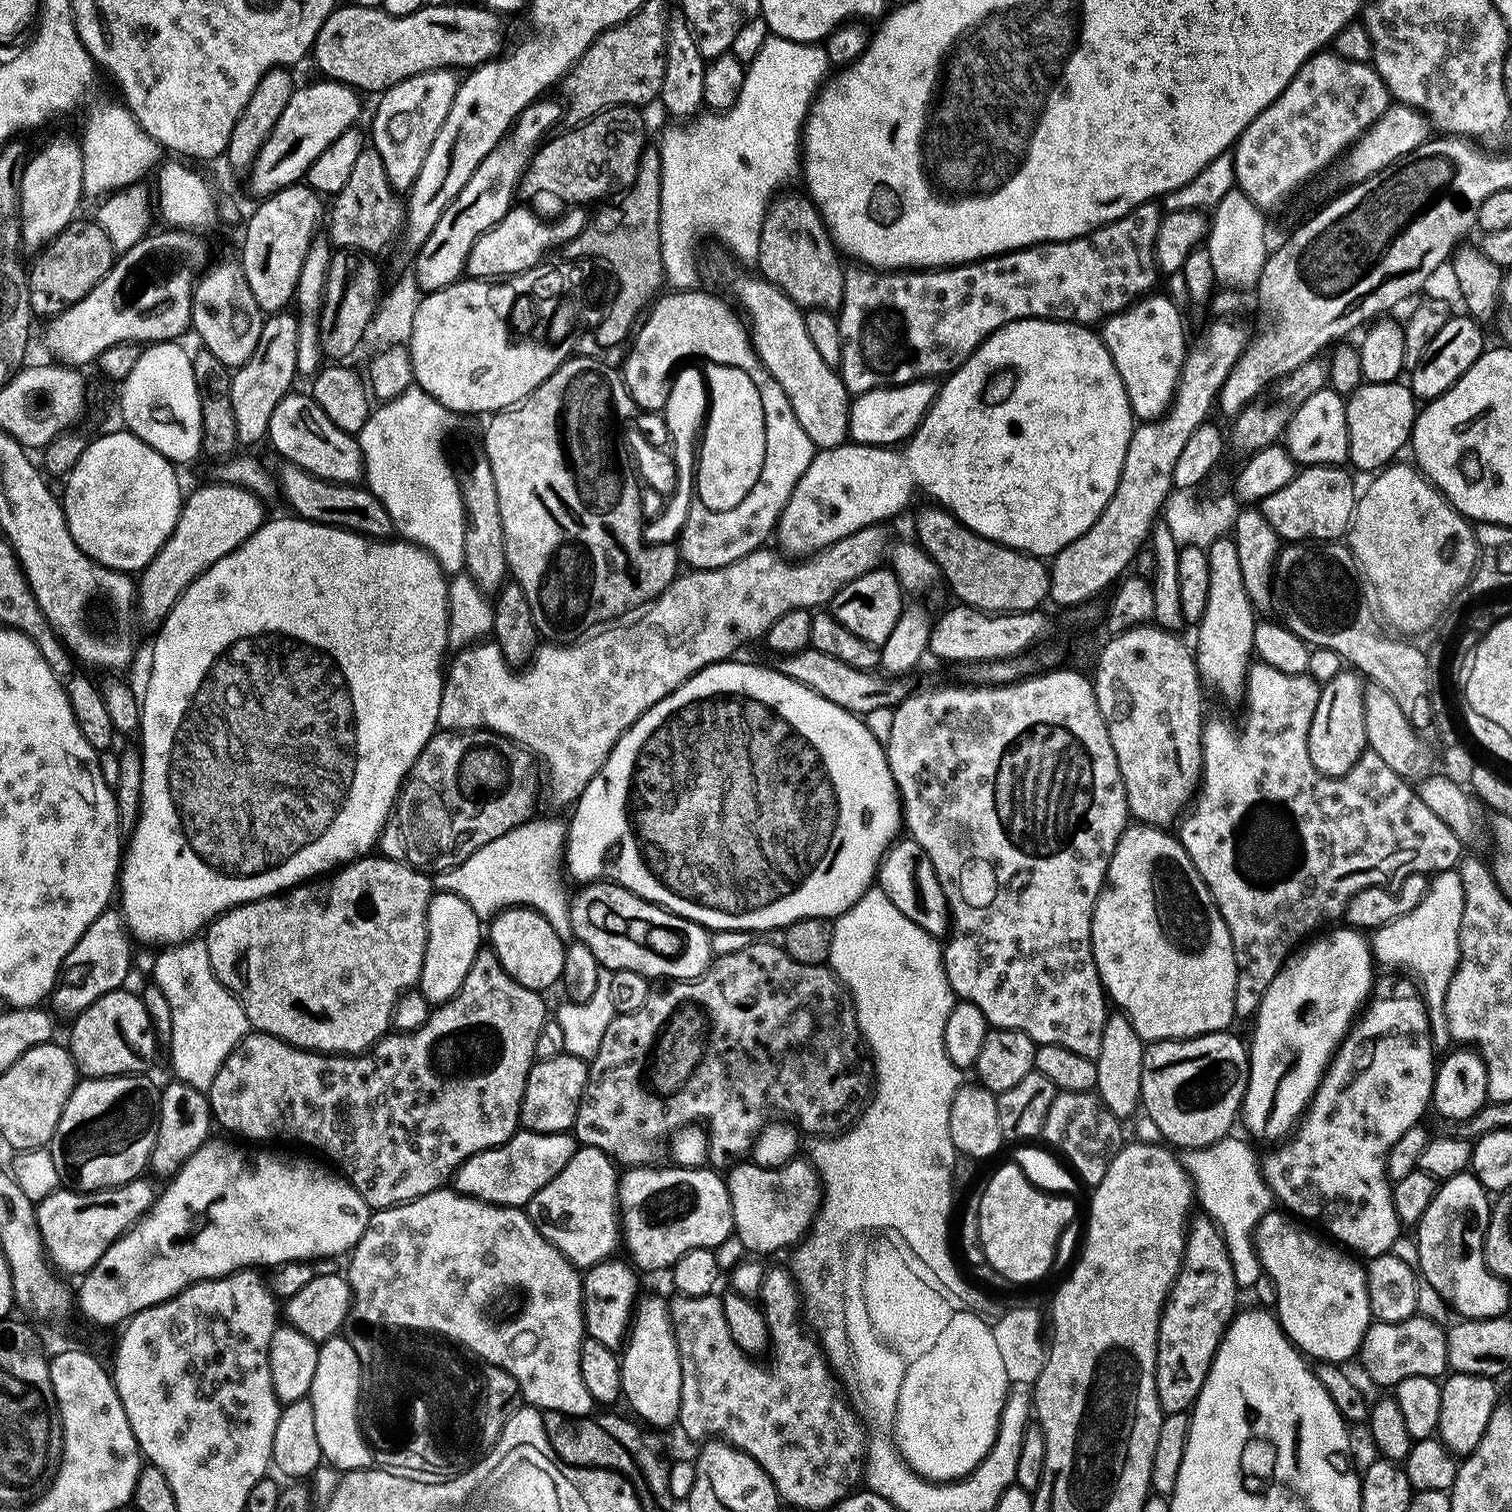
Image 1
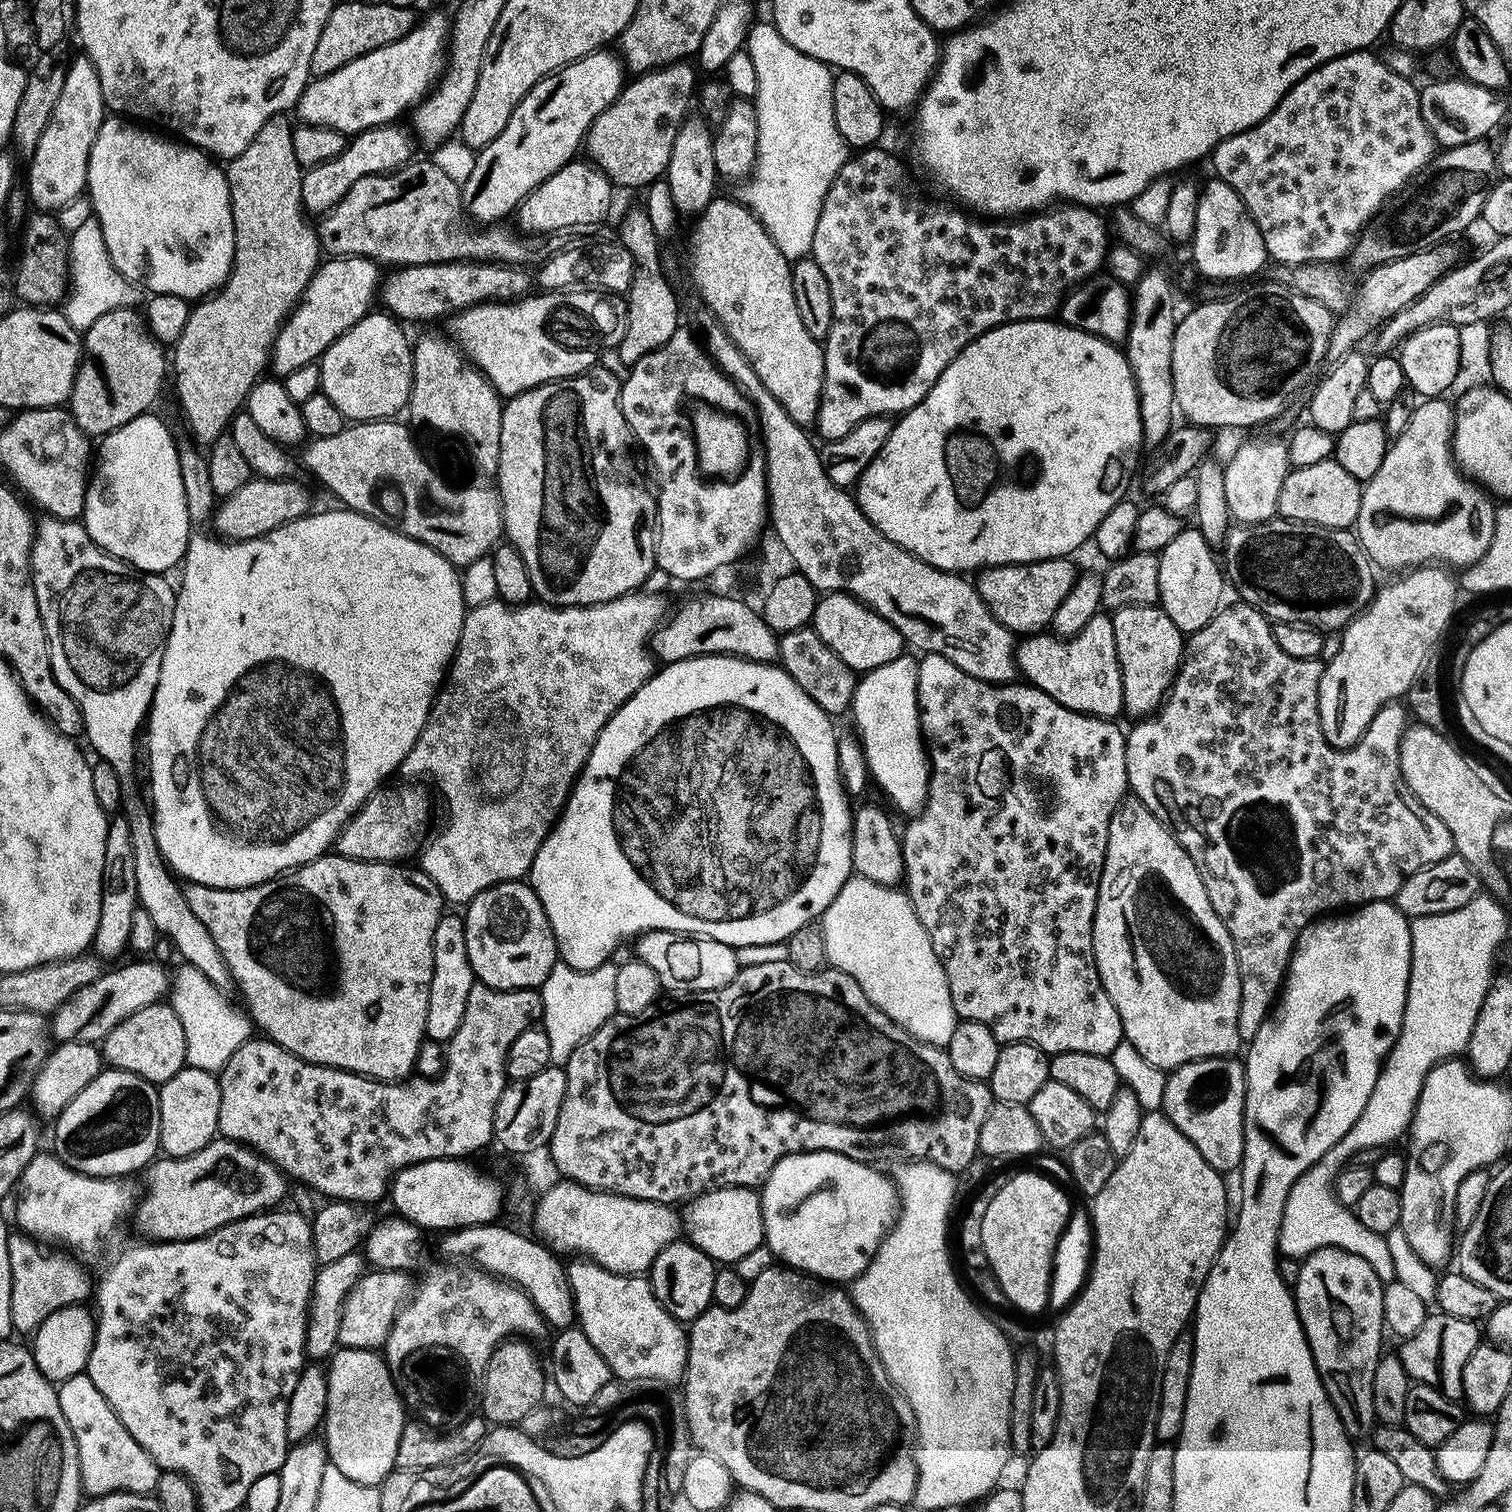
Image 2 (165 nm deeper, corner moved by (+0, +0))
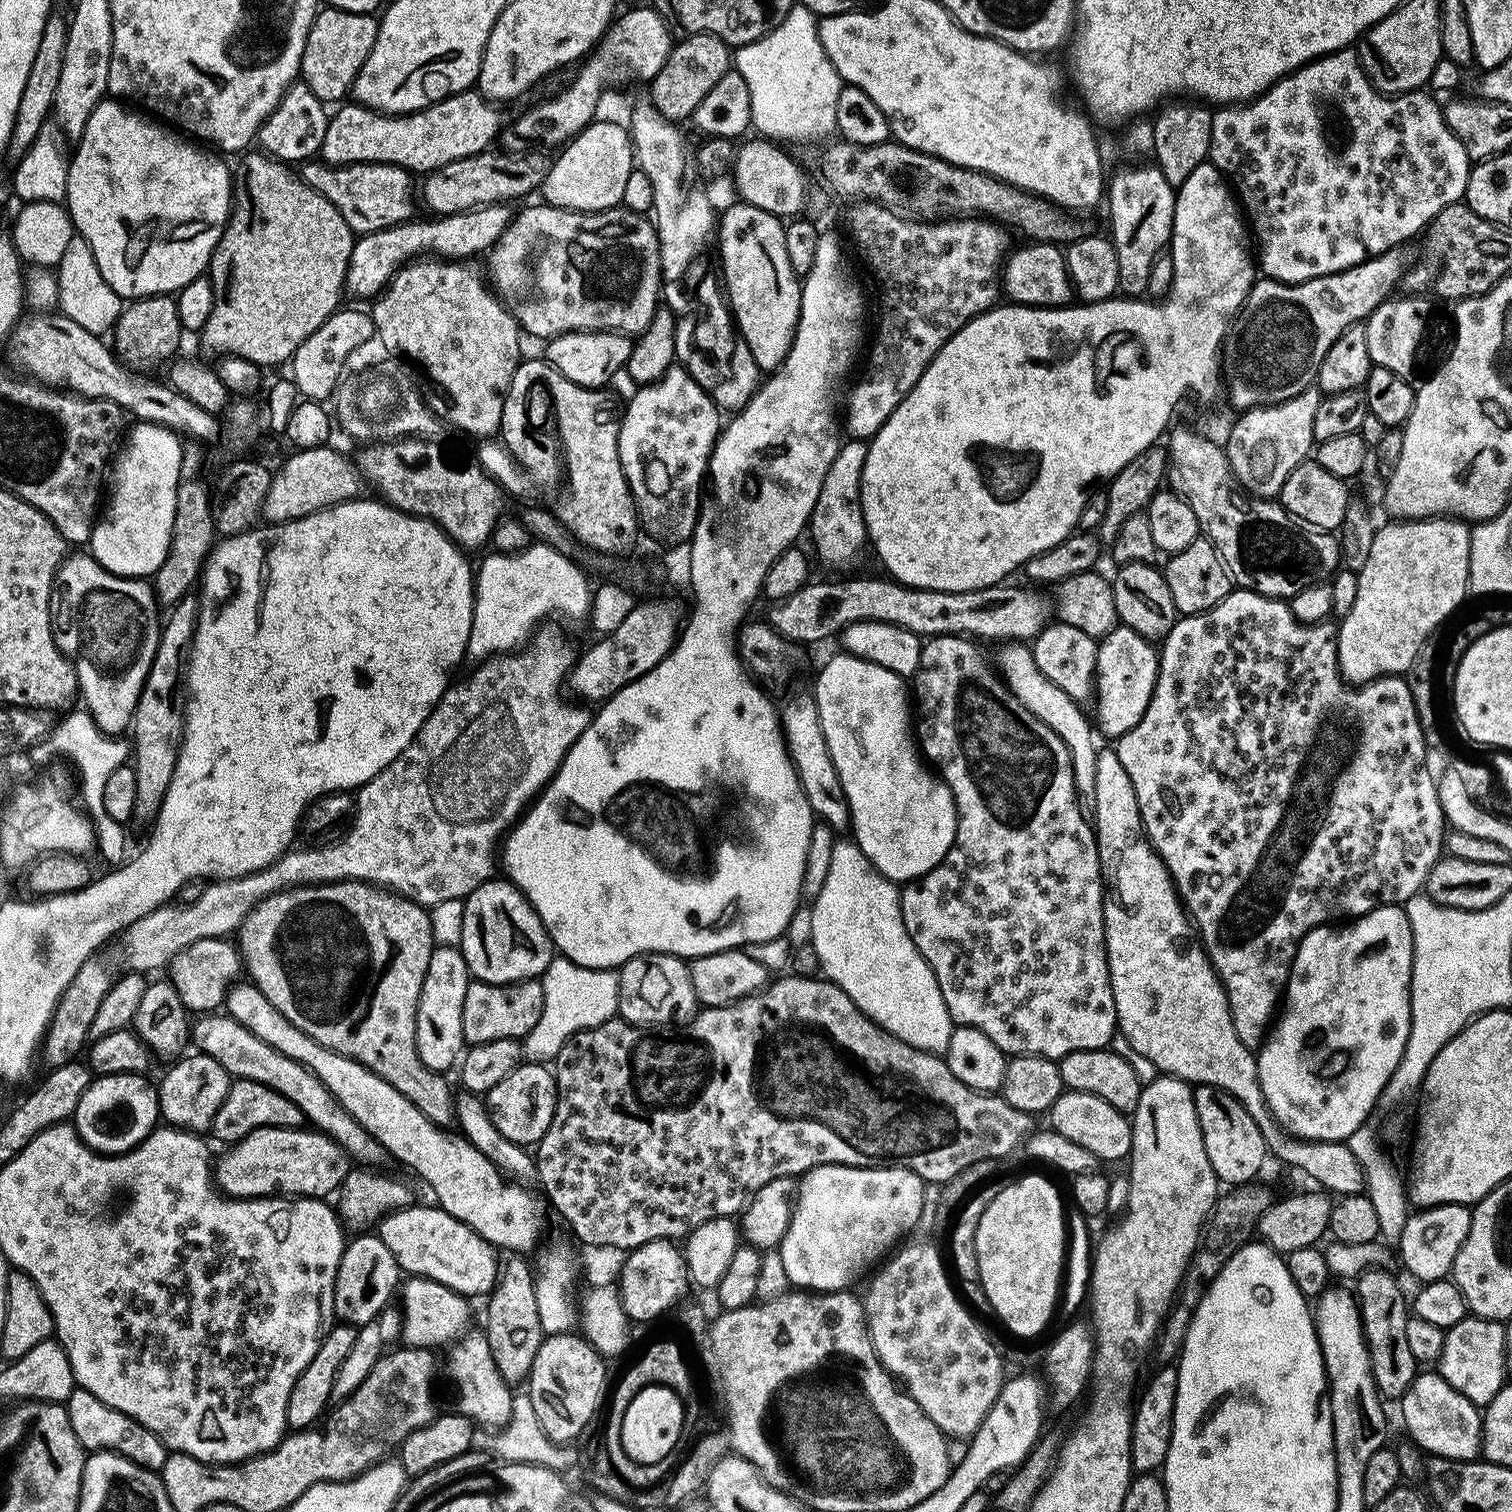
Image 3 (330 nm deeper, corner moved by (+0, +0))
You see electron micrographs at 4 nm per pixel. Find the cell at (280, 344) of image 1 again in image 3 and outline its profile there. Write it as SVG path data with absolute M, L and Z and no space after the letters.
M507 203L487 204L485 208L471 208L468 212L459 212L449 216L433 215L432 220L419 220L413 218L405 220L403 224L395 224L389 228L383 228L377 232L365 232L353 243L350 262L348 263L348 273L344 283L347 295L352 296L369 296L375 298L387 288L392 280L393 274L398 269L403 268L405 264L424 257L439 258L442 260L459 260L467 261L469 258L476 258L481 254L487 253L498 242L498 238L506 230L506 226L511 222L514 212Z

